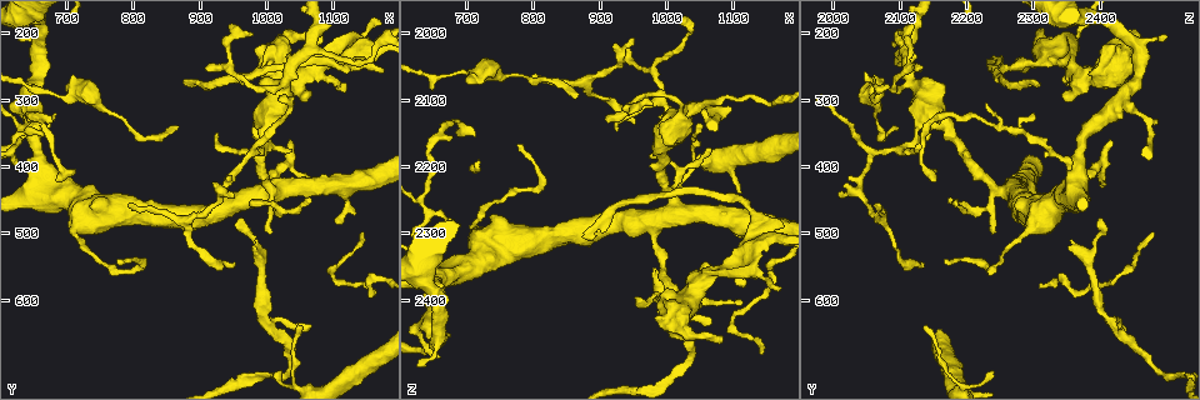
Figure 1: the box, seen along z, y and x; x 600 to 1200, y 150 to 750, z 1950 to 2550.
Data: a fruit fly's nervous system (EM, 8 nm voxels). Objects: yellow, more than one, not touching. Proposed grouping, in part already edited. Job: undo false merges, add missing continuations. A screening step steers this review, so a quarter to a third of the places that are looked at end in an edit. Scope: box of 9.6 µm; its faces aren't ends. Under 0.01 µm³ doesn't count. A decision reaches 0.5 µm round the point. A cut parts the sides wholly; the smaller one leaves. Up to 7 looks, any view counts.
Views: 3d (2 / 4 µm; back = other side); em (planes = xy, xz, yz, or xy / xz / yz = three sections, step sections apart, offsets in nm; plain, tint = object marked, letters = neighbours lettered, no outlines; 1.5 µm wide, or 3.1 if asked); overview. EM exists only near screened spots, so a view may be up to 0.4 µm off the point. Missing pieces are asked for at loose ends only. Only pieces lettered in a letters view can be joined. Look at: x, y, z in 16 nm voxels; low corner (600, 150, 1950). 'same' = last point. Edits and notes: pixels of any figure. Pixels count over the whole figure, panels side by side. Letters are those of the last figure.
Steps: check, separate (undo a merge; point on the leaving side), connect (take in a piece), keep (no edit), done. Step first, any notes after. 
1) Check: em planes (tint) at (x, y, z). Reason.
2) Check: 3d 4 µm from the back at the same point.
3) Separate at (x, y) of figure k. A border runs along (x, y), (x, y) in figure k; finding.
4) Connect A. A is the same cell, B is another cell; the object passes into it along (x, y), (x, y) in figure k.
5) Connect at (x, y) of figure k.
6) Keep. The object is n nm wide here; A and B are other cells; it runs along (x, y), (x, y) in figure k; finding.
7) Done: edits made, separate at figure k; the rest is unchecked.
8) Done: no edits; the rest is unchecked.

Check: em yz step 4 (tint) at (930, 350, 2145). Tapers out.

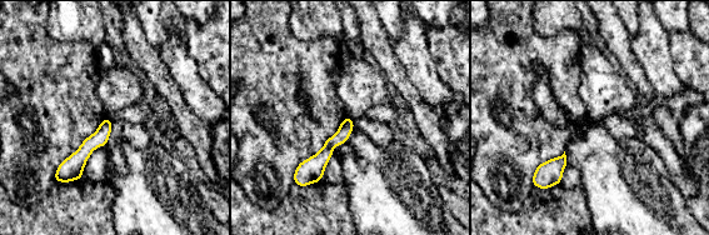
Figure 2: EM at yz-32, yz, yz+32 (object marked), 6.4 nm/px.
Check: em yz step 4 (letters) at the same point. What lies round it.

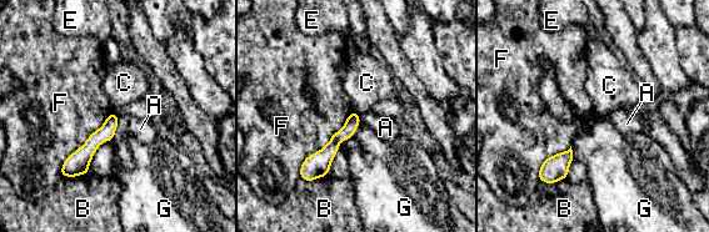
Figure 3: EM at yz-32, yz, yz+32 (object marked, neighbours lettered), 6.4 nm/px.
Keep. The object is 90 nm wide here; A, B, C, E, F and G are other cells; it runs along (354, 116), (351, 125), (311, 174) in figure 3; none of them fits.

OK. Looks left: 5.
Check: em planes (plain) at (975, 460, 2190). An open end.

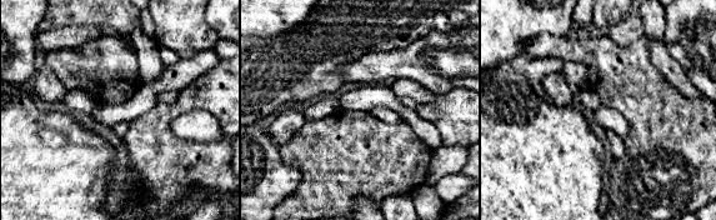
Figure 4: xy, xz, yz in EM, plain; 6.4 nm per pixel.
Check: em planes (tint) at the same point.

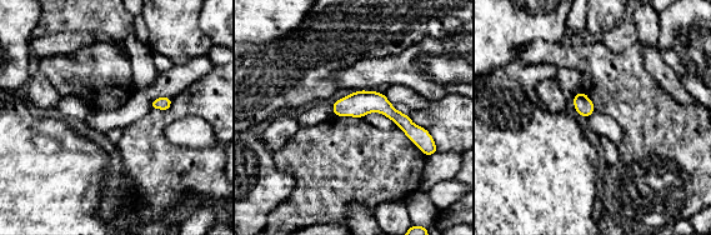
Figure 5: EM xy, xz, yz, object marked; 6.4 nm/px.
Check: em planes (letters) at the same point.

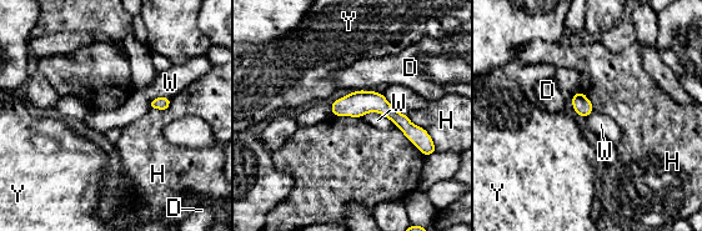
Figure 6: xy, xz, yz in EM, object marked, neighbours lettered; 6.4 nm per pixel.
Keep. D, H, W and Y are other cells; a border runs along (360, 116), (381, 113), (395, 125) in figure 6; none of them fits.

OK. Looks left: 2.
Check: em xy step 4 (tint) at (985, 520, 2360). Free end.

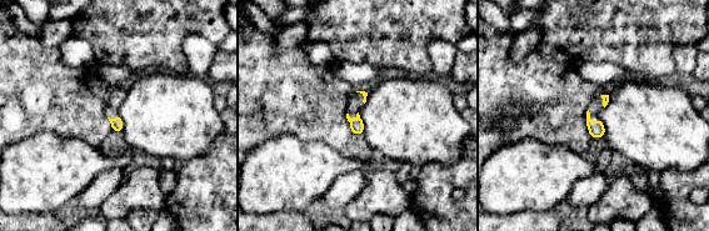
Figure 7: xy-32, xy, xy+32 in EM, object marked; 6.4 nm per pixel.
Check: em planes (letters) at the same point. Cut it another way.

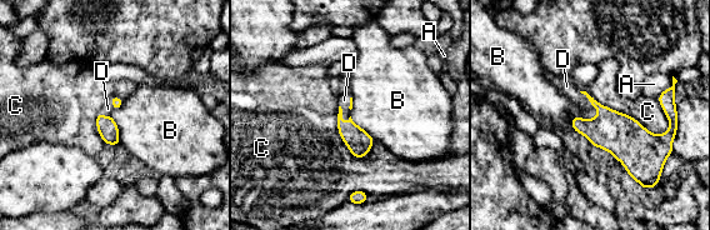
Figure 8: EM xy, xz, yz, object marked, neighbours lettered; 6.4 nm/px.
Connect D. D is the same cell, A, B and C are other cells; the object passes into it along (610, 130), (590, 103), (566, 86) in figure 8; it goes on there.

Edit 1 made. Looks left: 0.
Done: edits made, connect at figure 8; the rest is unchecked.

